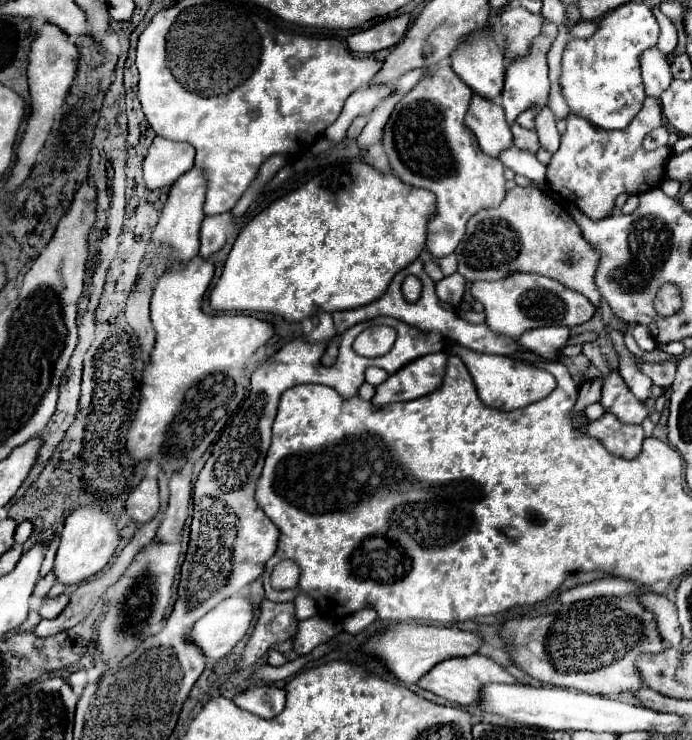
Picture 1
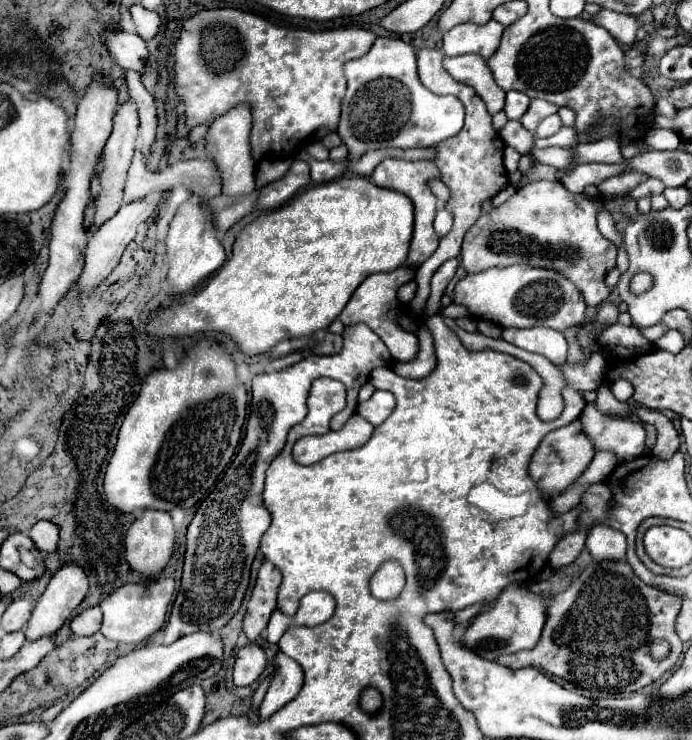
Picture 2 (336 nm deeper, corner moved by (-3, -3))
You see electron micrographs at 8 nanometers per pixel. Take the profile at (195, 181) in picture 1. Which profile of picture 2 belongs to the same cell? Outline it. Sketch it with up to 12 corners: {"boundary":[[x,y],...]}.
{"boundary":[[234,106],[210,126],[224,194],[256,188],[252,108]]}

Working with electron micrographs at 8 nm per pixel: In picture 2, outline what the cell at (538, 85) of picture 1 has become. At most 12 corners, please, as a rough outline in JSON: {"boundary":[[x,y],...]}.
{"boundary":[[506,92],[508,120],[520,120],[530,98],[522,92]]}

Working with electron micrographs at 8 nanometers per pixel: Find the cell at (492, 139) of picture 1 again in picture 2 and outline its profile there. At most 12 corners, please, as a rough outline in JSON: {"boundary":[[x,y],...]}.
{"boundary":[[478,54],[444,56],[454,80],[474,88],[490,114],[504,108],[506,92]]}

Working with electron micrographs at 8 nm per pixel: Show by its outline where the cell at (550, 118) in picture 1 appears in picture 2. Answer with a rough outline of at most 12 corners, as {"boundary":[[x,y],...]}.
{"boundary":[[552,114],[540,122],[536,136],[548,138],[562,128],[560,116]]}

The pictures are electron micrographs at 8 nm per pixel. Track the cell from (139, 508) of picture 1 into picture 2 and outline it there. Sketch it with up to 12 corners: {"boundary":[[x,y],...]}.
{"boundary":[[144,510],[126,534],[130,570],[158,578],[174,552],[168,512]]}

